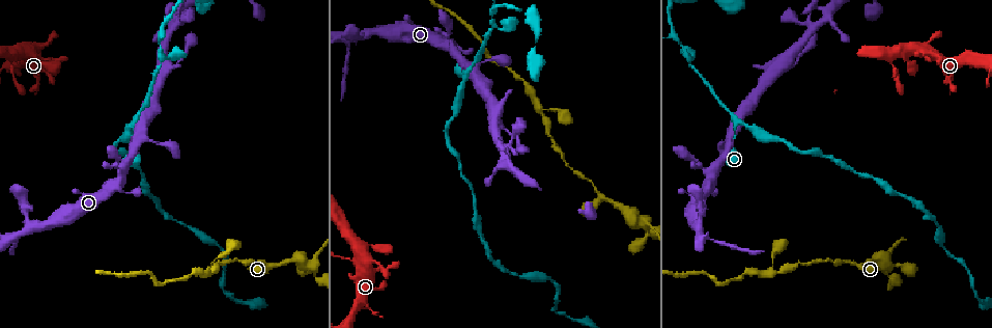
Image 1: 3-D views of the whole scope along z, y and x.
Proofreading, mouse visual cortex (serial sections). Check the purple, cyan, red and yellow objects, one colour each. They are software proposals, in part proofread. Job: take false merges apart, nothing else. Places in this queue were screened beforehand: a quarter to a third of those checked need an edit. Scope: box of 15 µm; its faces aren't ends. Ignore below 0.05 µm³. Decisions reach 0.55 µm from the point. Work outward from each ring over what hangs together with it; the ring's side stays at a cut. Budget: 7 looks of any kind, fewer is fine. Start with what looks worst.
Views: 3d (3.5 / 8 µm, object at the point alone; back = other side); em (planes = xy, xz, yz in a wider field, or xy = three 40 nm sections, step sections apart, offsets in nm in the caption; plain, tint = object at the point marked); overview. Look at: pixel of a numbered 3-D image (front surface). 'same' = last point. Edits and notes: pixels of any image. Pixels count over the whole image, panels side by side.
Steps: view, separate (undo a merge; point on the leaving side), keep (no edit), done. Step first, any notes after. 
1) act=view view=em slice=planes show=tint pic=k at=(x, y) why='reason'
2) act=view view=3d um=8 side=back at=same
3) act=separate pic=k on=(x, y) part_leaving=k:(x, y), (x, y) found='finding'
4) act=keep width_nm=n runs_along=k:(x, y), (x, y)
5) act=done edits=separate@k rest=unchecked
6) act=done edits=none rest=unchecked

act=view view=3d um=3.5 side=back pic=1 at=(465, 74) why='three-way junction'

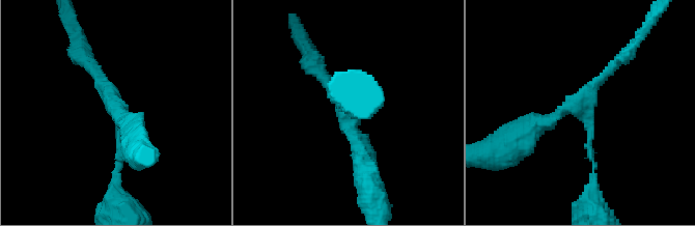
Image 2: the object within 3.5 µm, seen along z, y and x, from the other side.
act=view view=em slice=xy step=1 show=tint pic=2 at=(116, 107) arms=3 arm_widths_nm=100,200,250 why='shape alone is not enough'

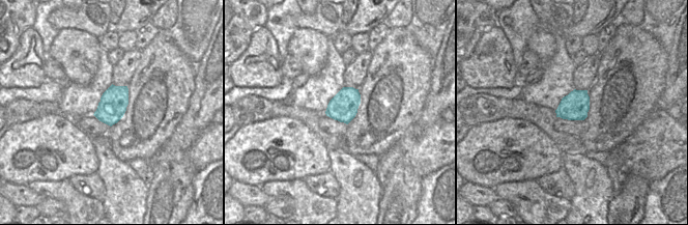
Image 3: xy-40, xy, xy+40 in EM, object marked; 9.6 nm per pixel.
act=view view=em slice=planes show=tint at=same

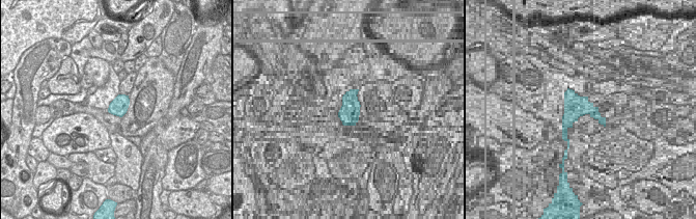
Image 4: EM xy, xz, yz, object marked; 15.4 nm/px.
act=keep runs_along=2:(592, 171), (580, 108), (526, 136) found='one cell here'

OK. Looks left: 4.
act=view view=3d um=3.5 pic=1 at=(503, 154) why='a narrow waist'

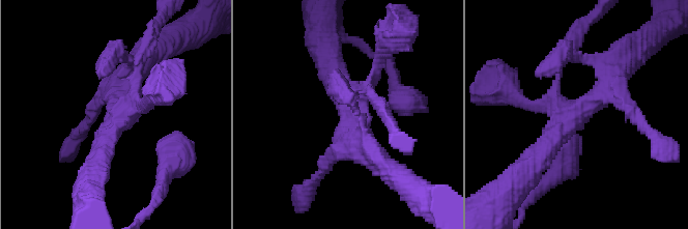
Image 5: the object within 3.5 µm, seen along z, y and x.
act=view view=em slice=xy step=3 show=tint pic=5 at=(116, 123) arms=4 arm_widths_nm=200,200,350,350

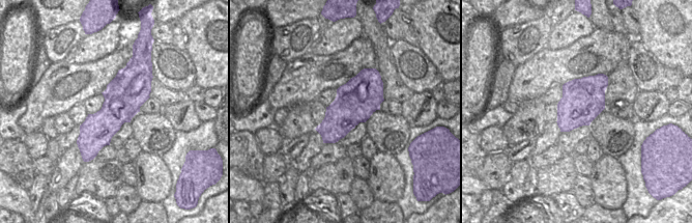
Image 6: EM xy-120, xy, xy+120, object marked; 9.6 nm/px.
act=keep runs_along=6:(136, 64), (85, 157) found='all the same cell'

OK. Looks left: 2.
act=view view=em slice=xy step=5 show=tint pic=1 at=(364, 257) why='four-way junction'

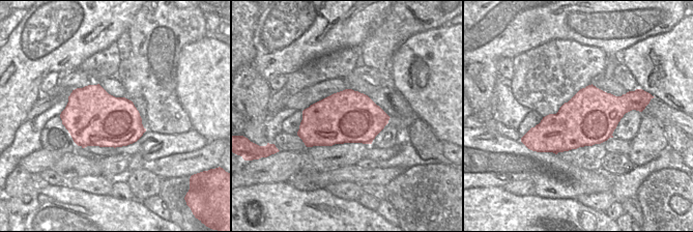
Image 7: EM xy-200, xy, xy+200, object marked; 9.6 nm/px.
act=view view=3d um=3.5 at=same

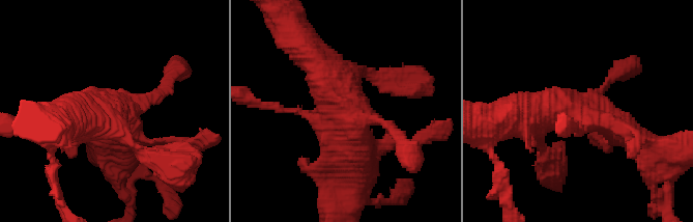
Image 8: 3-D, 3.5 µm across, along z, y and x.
act=keep found='all the same cell'

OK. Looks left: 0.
act=done edits=none rest=unchecked

